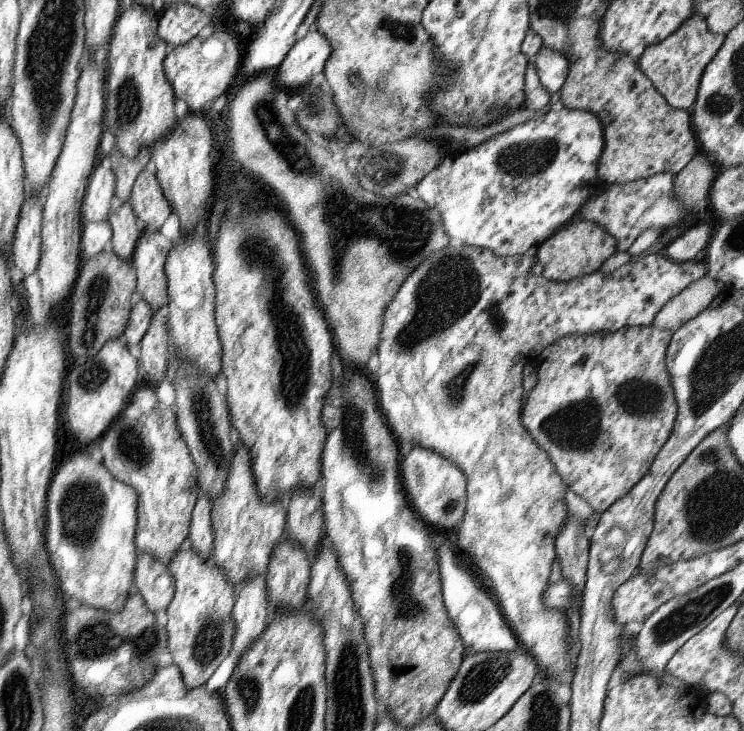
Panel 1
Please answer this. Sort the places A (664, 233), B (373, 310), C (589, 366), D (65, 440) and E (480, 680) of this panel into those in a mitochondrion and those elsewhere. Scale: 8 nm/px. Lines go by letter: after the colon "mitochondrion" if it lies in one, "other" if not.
A: other
B: other
C: other
D: other
E: mitochondrion

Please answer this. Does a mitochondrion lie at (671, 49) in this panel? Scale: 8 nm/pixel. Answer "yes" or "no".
no

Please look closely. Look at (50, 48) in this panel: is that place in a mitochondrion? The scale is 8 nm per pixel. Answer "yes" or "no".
yes

